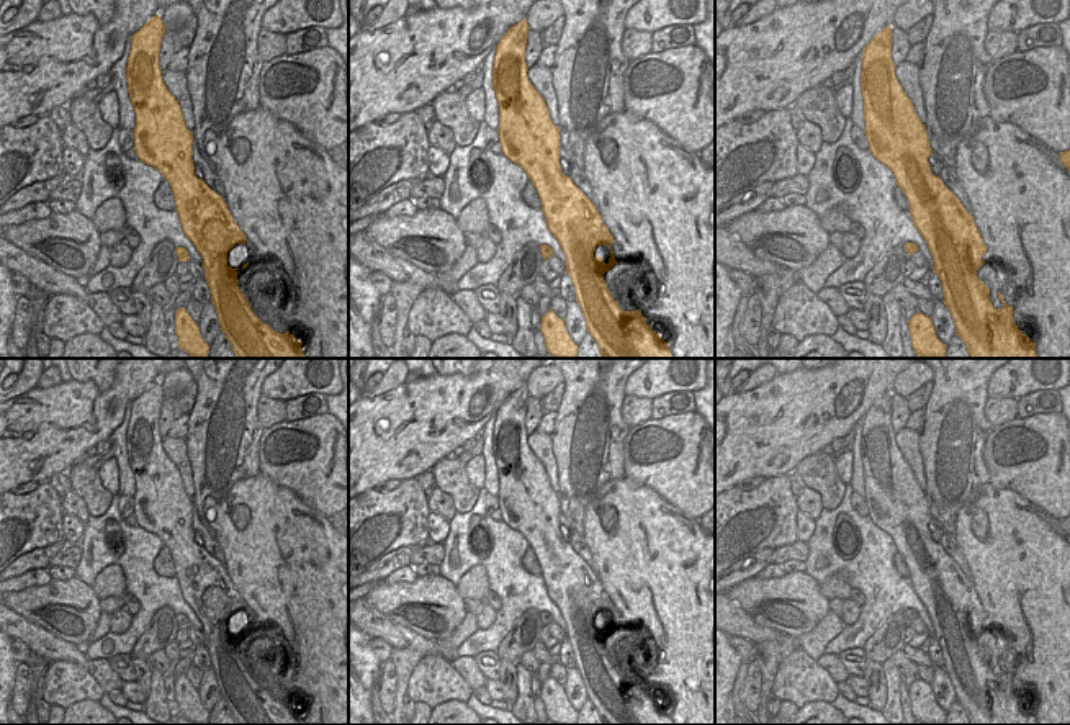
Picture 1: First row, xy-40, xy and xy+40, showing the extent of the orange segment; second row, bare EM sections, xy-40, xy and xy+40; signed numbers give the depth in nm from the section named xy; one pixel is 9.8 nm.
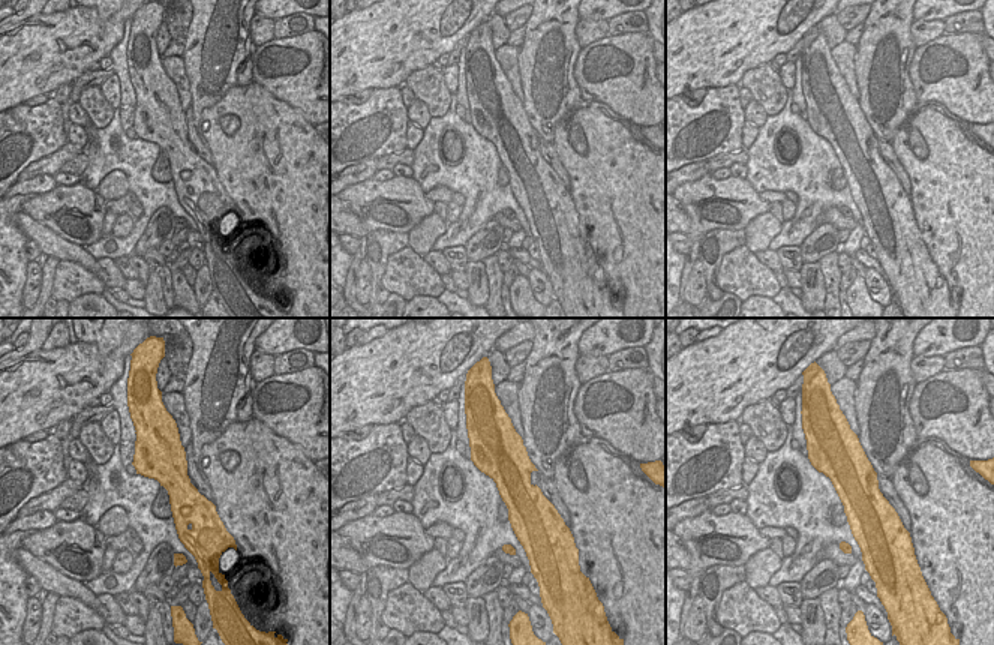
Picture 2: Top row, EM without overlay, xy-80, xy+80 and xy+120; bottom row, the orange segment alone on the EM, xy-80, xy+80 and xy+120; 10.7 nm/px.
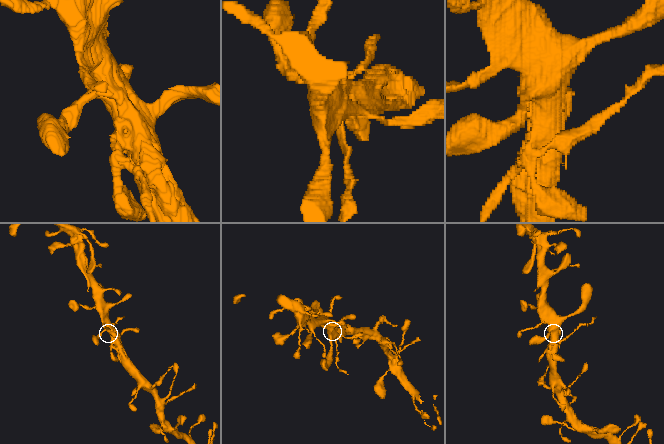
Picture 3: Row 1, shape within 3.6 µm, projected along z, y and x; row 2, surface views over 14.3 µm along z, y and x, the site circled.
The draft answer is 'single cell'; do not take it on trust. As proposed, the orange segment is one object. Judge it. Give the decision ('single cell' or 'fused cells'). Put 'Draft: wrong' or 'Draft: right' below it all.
fused cells
Draft: wrong

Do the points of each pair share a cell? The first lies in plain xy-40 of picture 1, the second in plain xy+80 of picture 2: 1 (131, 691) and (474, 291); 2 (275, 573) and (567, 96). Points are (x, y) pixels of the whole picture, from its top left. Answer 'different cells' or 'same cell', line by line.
1: different cells
2: different cells

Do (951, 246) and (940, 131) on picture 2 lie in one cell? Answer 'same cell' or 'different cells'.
same cell

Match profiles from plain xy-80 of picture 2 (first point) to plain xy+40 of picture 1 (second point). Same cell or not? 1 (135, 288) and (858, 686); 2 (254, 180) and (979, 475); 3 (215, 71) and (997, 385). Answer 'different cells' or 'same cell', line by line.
1: same cell
2: different cells
3: different cells

